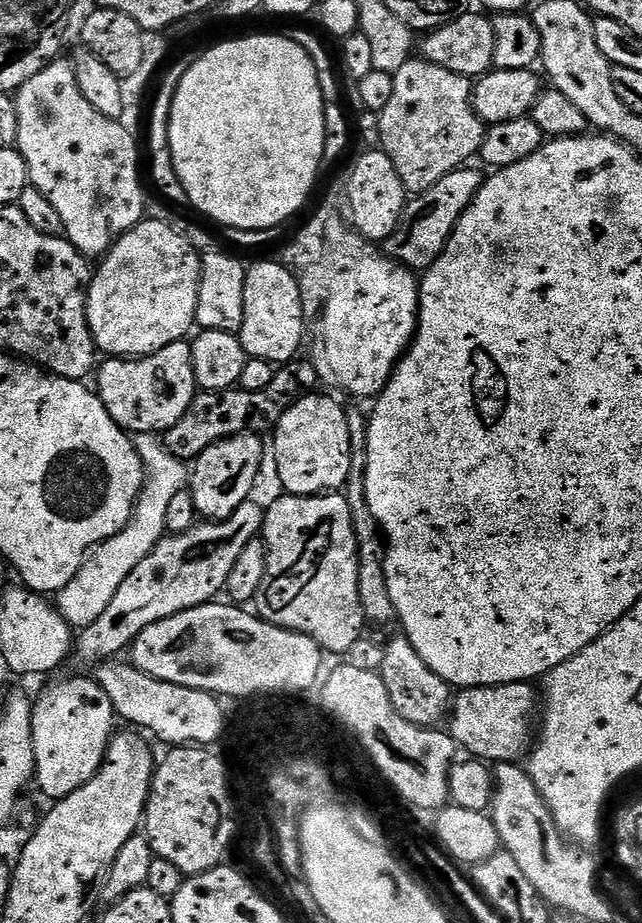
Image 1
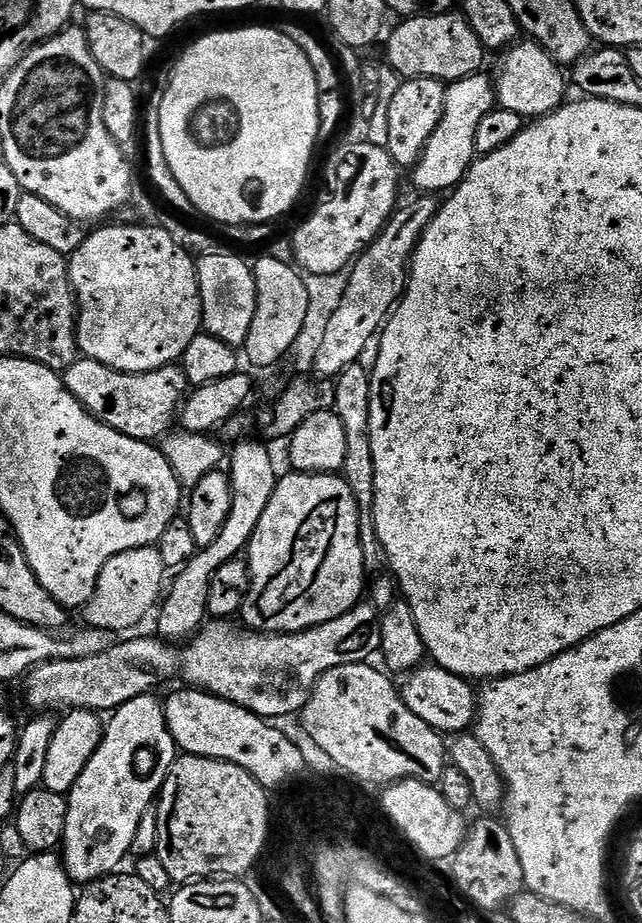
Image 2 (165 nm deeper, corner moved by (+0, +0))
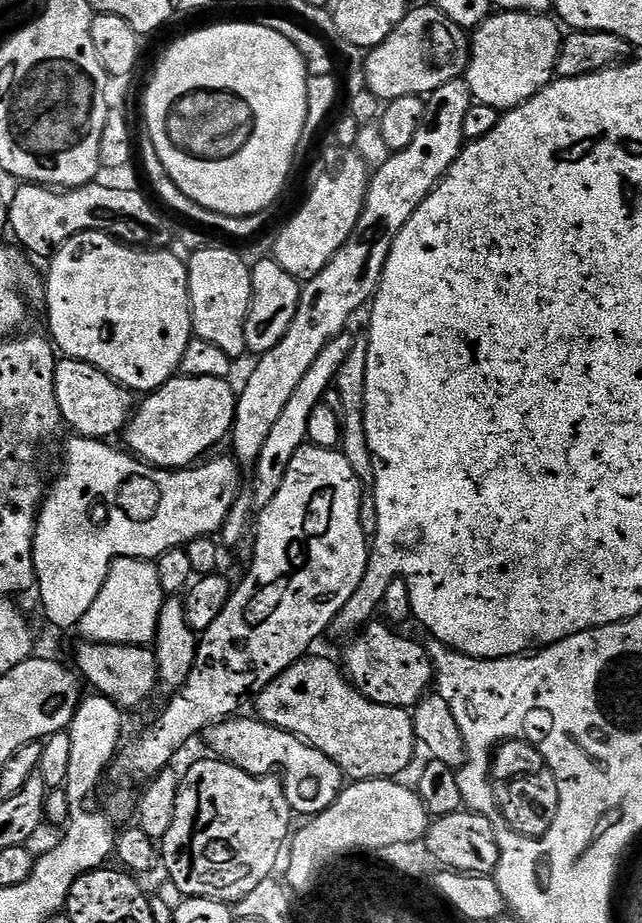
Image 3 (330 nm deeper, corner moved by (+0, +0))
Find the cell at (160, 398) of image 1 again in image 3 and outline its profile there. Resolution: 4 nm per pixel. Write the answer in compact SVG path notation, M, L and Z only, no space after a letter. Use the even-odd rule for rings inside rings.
M60 358L56 361L54 394L58 402L61 421L73 429L75 435L88 436L92 440L107 441L108 436L119 437L128 426L134 411L133 393L116 380L111 380L102 370L81 360Z

